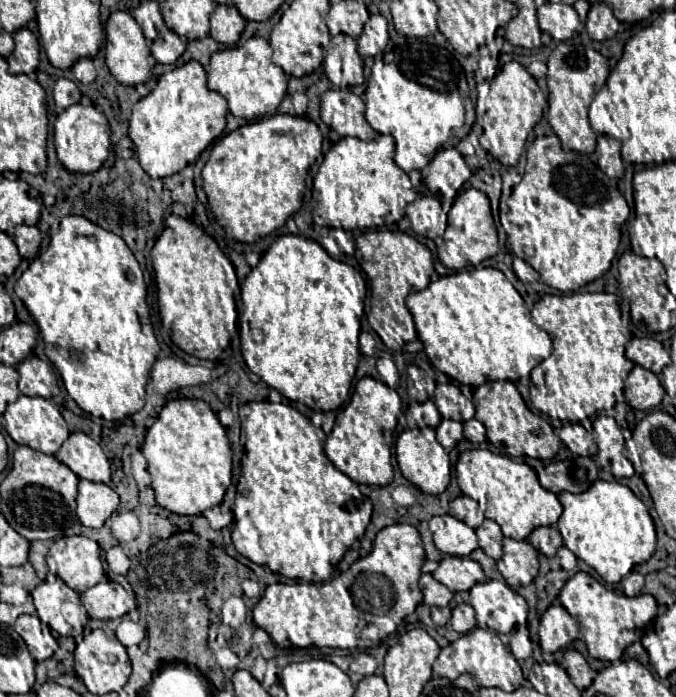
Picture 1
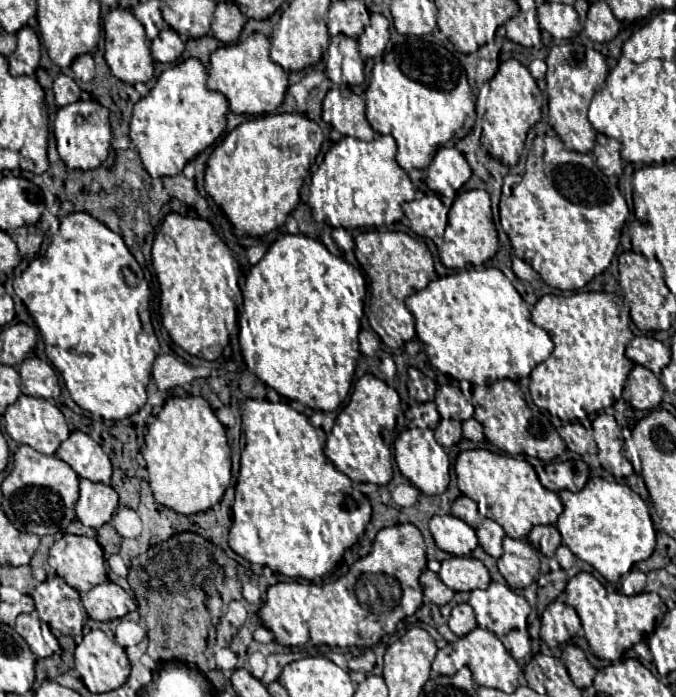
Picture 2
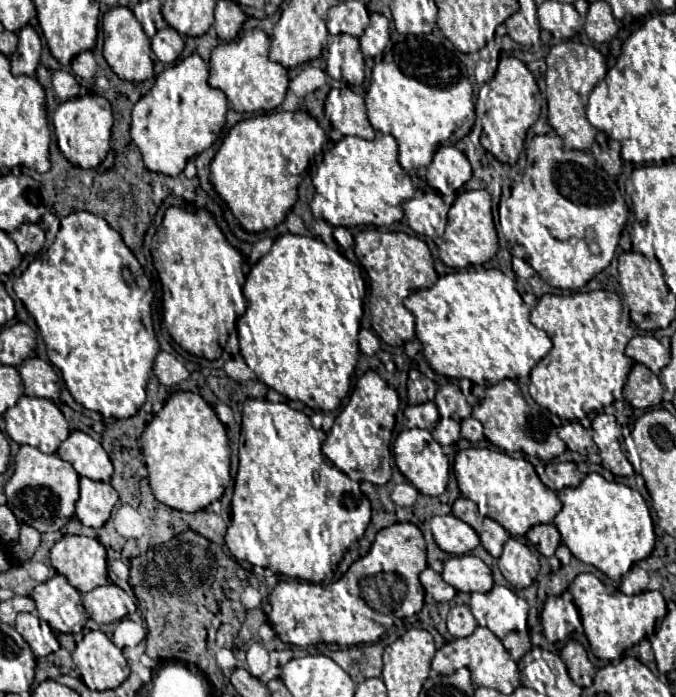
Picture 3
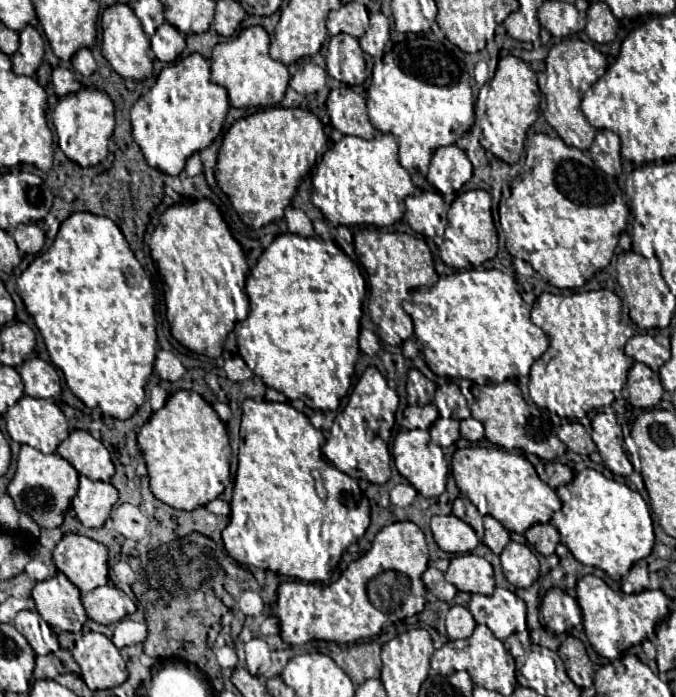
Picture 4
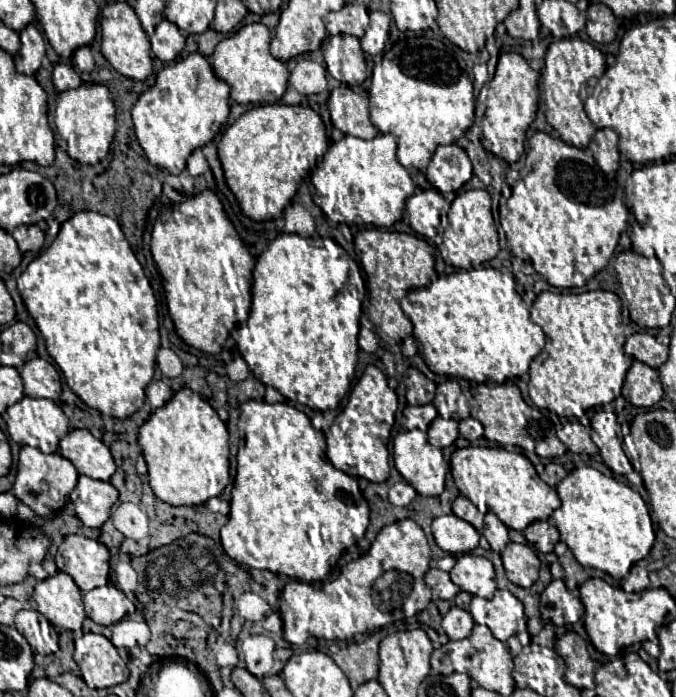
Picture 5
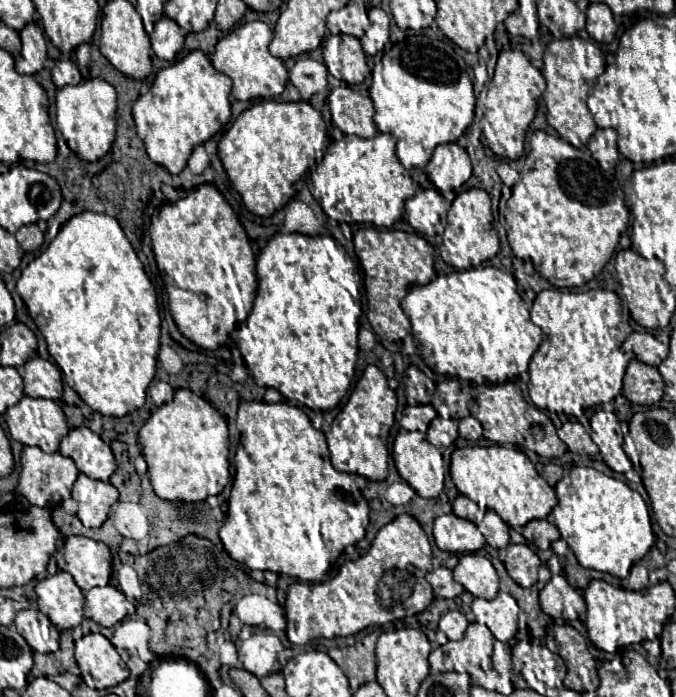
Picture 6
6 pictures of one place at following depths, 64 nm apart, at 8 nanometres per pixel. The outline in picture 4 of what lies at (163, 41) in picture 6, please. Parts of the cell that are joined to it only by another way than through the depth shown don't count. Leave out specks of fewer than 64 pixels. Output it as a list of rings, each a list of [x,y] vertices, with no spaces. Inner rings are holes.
[[[164,22],[152,36],[152,50],[160,62],[174,62],[186,48],[186,36],[172,24]]]

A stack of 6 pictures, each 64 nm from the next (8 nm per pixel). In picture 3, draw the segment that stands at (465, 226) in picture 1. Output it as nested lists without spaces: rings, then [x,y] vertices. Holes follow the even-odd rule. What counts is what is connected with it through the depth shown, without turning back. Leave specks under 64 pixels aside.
[[[466,190],[458,194],[447,215],[443,242],[440,244],[440,260],[450,268],[483,265],[498,250],[498,236],[492,217],[491,197],[486,190]]]

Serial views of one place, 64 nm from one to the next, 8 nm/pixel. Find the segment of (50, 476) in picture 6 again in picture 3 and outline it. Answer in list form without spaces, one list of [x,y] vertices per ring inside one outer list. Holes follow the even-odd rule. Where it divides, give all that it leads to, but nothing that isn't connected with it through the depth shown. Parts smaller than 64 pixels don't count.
[[[20,446],[16,454],[16,470],[4,488],[8,506],[16,512],[20,524],[32,524],[38,532],[62,530],[74,516],[78,478],[78,472],[56,454],[42,454],[38,448]]]

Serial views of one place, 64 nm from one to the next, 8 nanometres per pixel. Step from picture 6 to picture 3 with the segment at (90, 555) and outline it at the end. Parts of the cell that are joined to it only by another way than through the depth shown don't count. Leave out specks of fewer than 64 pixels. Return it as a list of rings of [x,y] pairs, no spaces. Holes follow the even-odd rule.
[[[64,534],[54,544],[50,562],[82,594],[108,584],[106,548],[94,538]]]

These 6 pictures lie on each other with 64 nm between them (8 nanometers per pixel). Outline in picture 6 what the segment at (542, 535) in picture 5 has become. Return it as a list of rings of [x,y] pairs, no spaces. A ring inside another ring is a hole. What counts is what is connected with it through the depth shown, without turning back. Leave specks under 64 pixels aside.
[[[532,520],[522,528],[522,536],[528,544],[540,550],[548,550],[550,544],[560,538],[560,532],[550,520]]]

